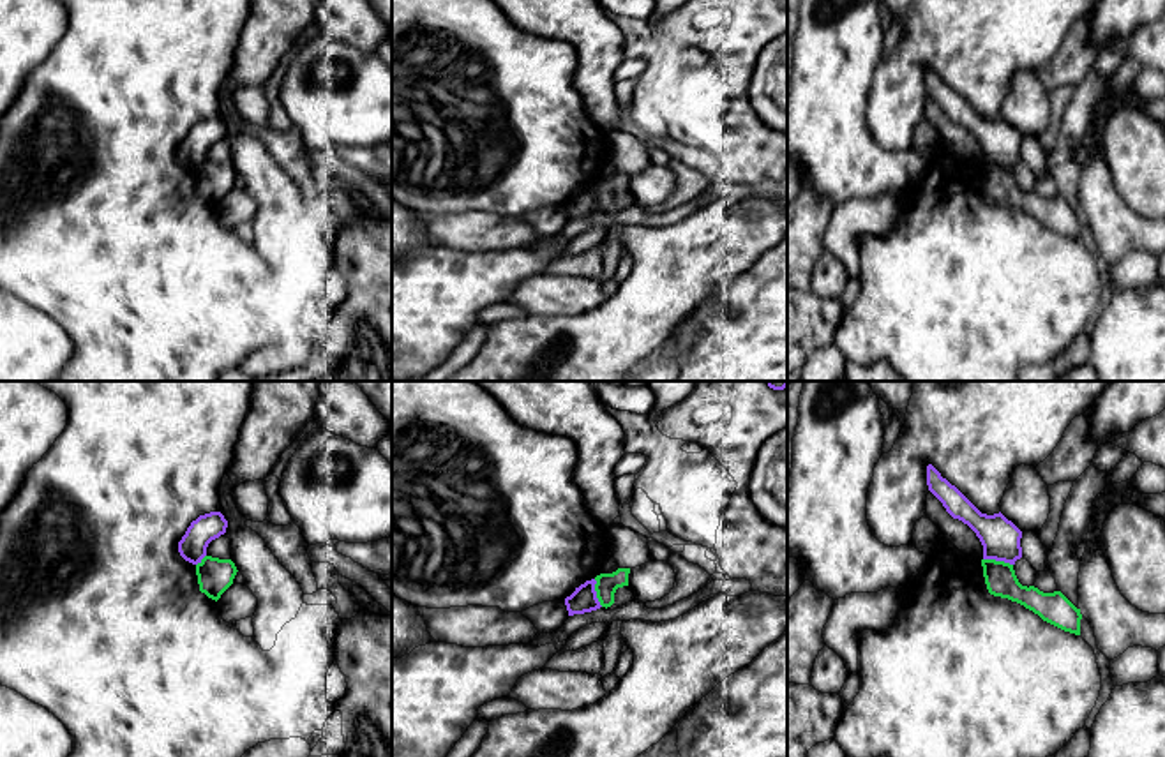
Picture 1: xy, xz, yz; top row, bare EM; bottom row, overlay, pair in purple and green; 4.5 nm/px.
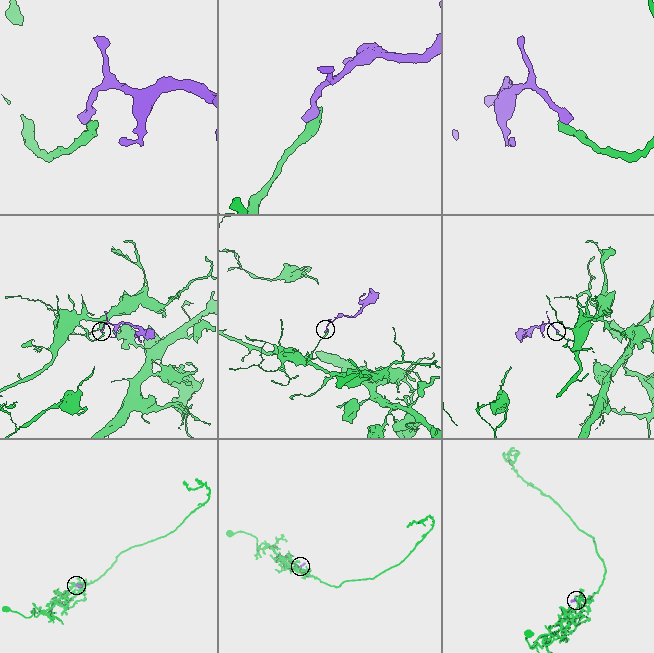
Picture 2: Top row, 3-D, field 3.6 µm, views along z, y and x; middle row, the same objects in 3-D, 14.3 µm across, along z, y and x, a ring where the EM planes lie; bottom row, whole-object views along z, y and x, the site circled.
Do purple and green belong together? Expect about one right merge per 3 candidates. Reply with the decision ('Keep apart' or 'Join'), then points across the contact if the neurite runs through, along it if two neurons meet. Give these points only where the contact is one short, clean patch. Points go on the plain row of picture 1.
Keep apart. Boundary: yz (984, 163), (1012, 170)

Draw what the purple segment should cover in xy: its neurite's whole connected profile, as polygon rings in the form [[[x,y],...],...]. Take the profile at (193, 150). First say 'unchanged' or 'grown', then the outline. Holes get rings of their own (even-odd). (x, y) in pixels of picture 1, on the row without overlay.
unchanged; [[[221,116],[199,120],[191,127],[185,139],[178,146],[180,161],[192,169],[201,168],[207,161],[208,148],[224,139],[226,132],[228,125]]]

